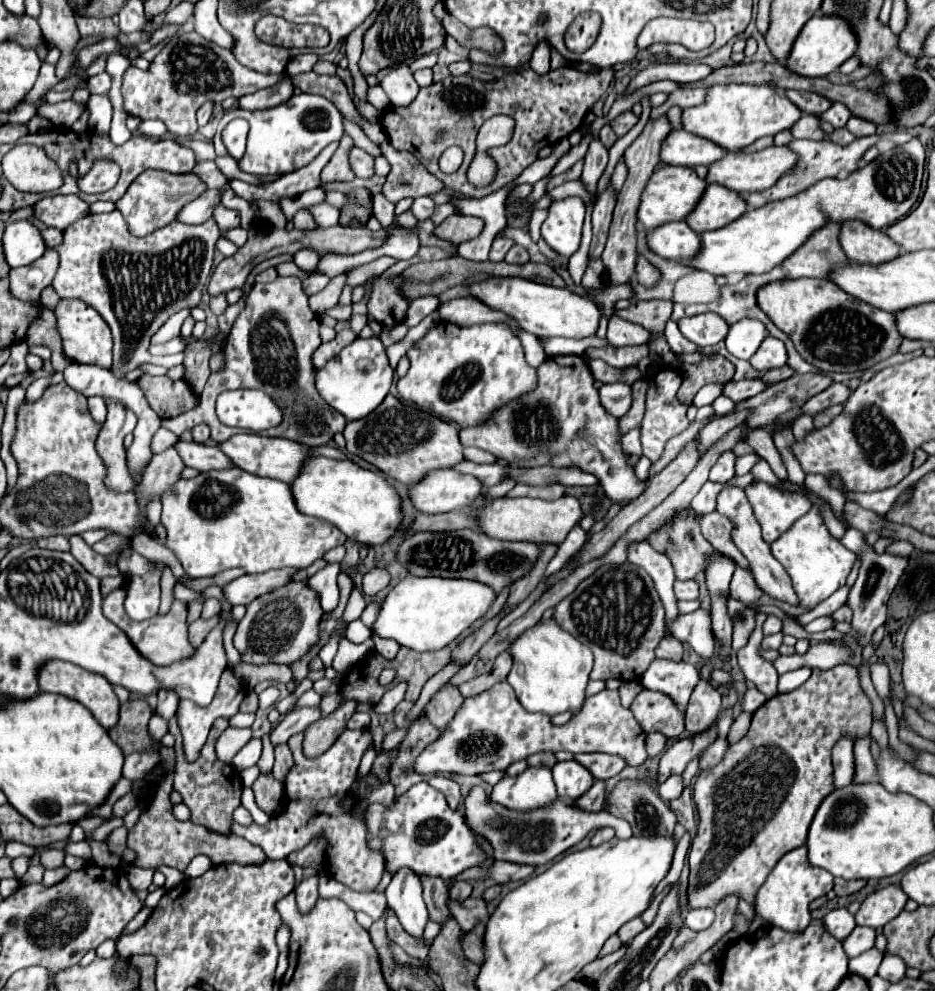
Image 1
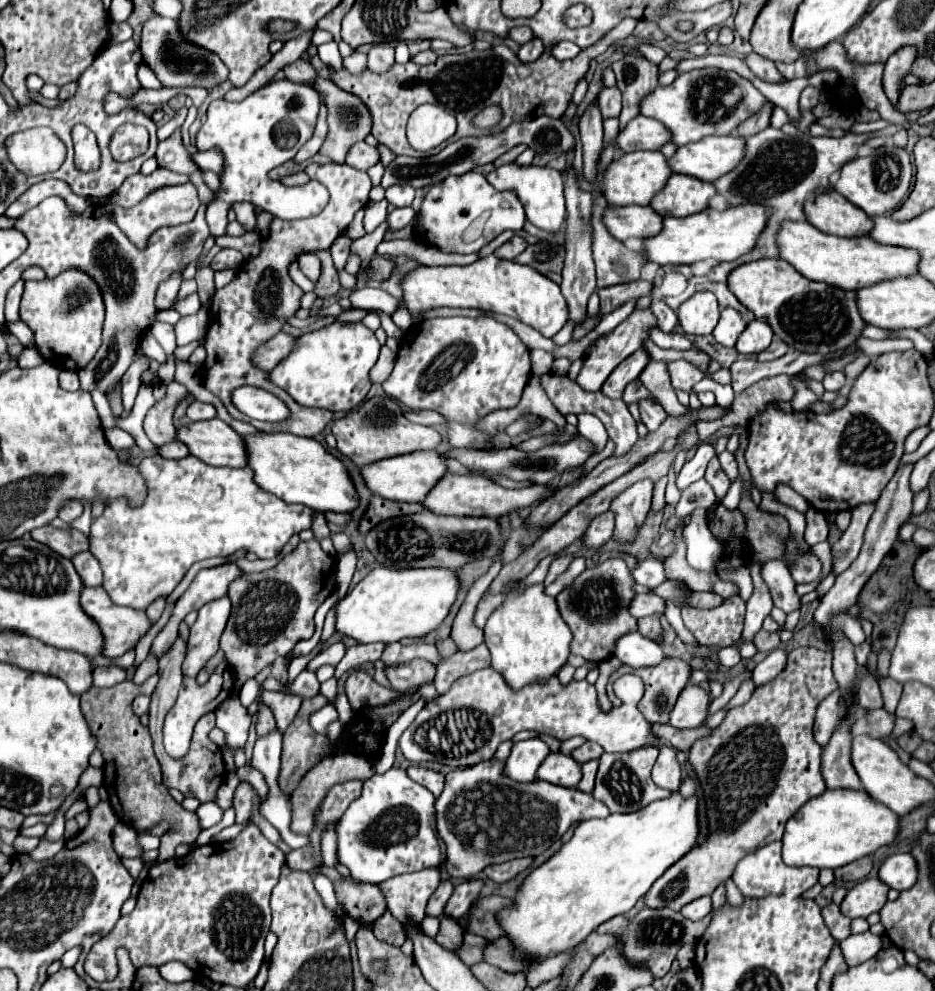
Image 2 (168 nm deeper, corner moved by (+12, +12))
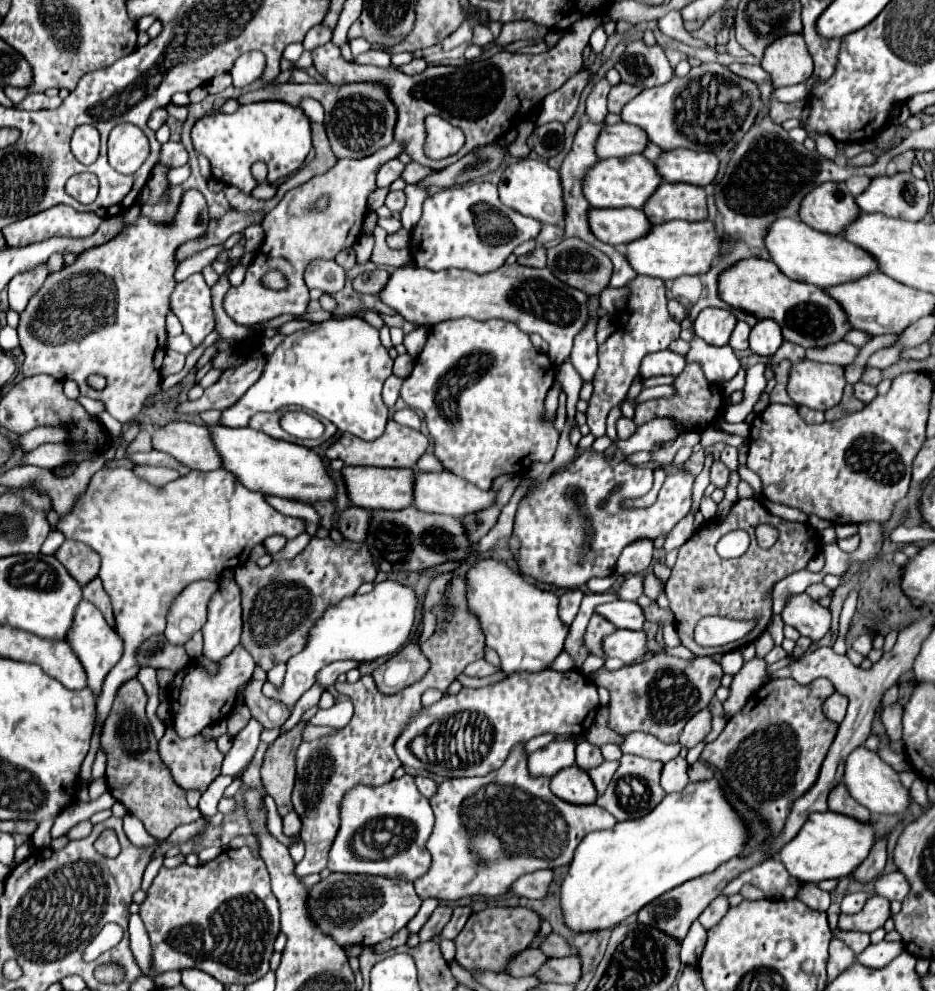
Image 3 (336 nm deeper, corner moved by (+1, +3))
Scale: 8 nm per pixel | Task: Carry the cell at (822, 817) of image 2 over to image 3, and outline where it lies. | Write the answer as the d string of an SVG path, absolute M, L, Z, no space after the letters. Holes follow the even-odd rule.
M815 812L807 818L799 834L779 850L779 860L785 864L787 872L799 882L821 882L829 878L849 876L869 854L873 846L873 828L871 824L861 824L849 820L847 816L835 812Z

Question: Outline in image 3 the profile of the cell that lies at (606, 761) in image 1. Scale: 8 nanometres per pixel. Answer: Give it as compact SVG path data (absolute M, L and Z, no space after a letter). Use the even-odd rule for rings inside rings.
M581 740L577 746L577 766L583 770L591 770L603 762L601 748L589 744L587 740Z

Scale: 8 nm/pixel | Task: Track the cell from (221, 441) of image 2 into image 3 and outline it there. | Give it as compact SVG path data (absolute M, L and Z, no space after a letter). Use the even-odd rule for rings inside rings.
M181 420L169 422L155 430L151 446L191 470L207 472L221 468L221 460L217 460L217 452L213 452L213 442L209 440L207 426Z

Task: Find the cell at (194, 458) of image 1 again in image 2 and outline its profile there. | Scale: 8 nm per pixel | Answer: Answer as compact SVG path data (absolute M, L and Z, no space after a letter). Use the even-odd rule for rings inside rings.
M172 441L172 443L166 443L166 447L160 447L160 455L164 459L182 459L182 457L188 457L190 451L186 449L184 443Z

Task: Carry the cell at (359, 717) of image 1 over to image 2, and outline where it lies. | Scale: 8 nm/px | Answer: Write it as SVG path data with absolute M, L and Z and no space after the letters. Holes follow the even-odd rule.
M332 677L328 681L323 682L322 687L320 687L320 693L328 697L330 705L336 705L336 695L338 695L337 679Z

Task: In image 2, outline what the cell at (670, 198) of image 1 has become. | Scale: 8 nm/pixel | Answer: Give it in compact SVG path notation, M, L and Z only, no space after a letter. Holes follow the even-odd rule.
M636 151L624 153L622 157L614 159L604 175L604 197L612 207L626 207L626 205L650 205L656 193L660 193L674 171L670 171L668 159L660 151Z

